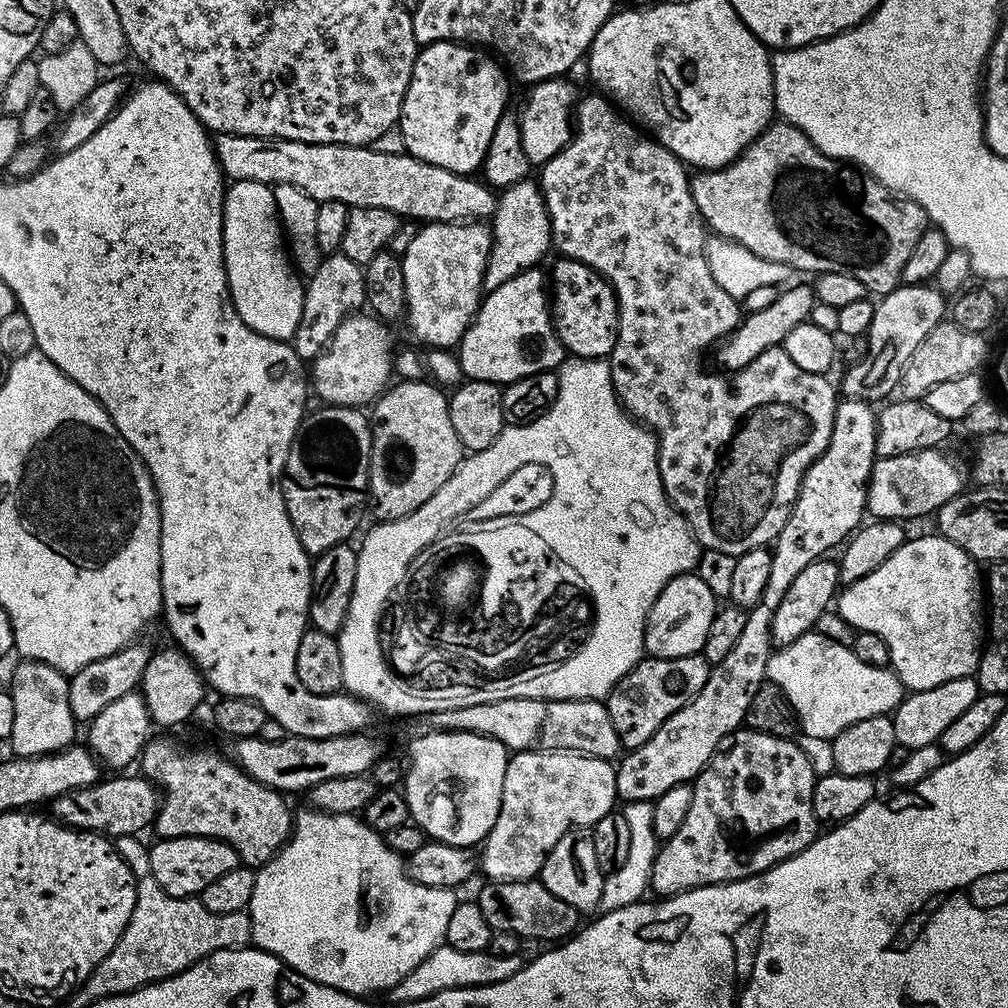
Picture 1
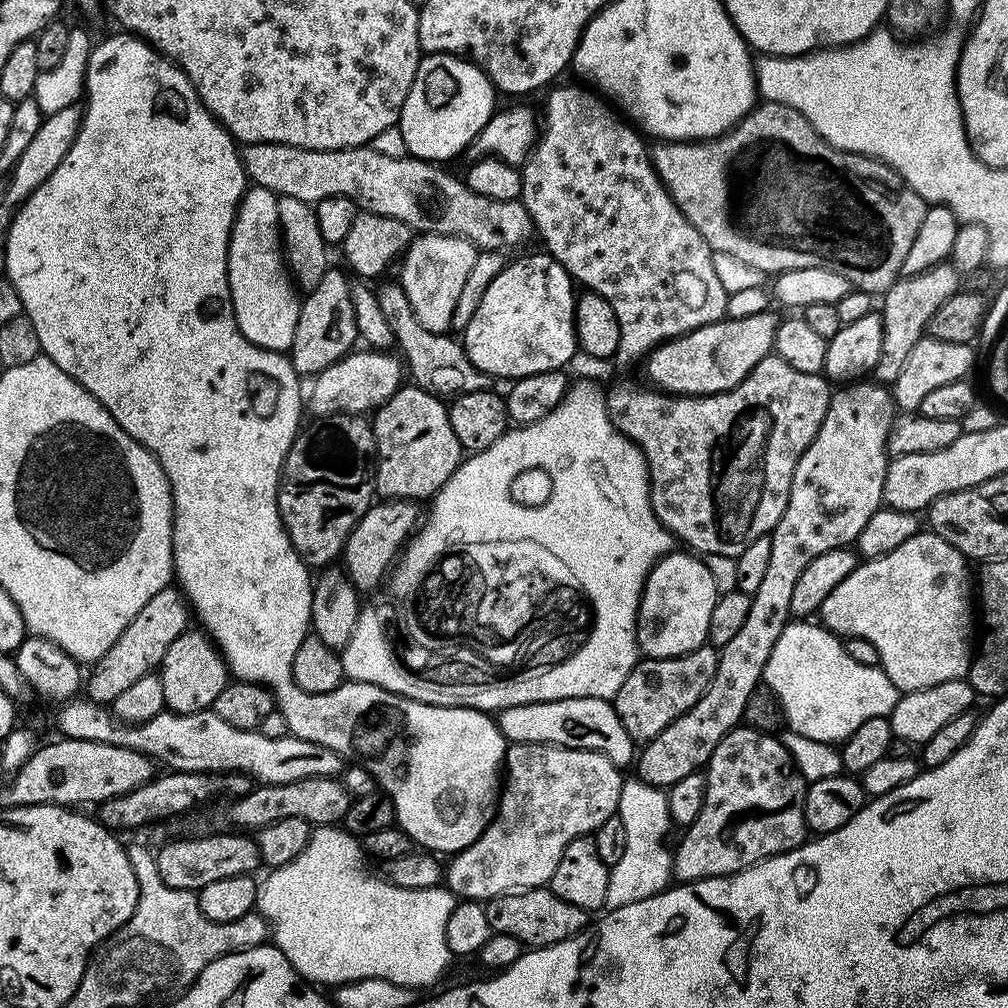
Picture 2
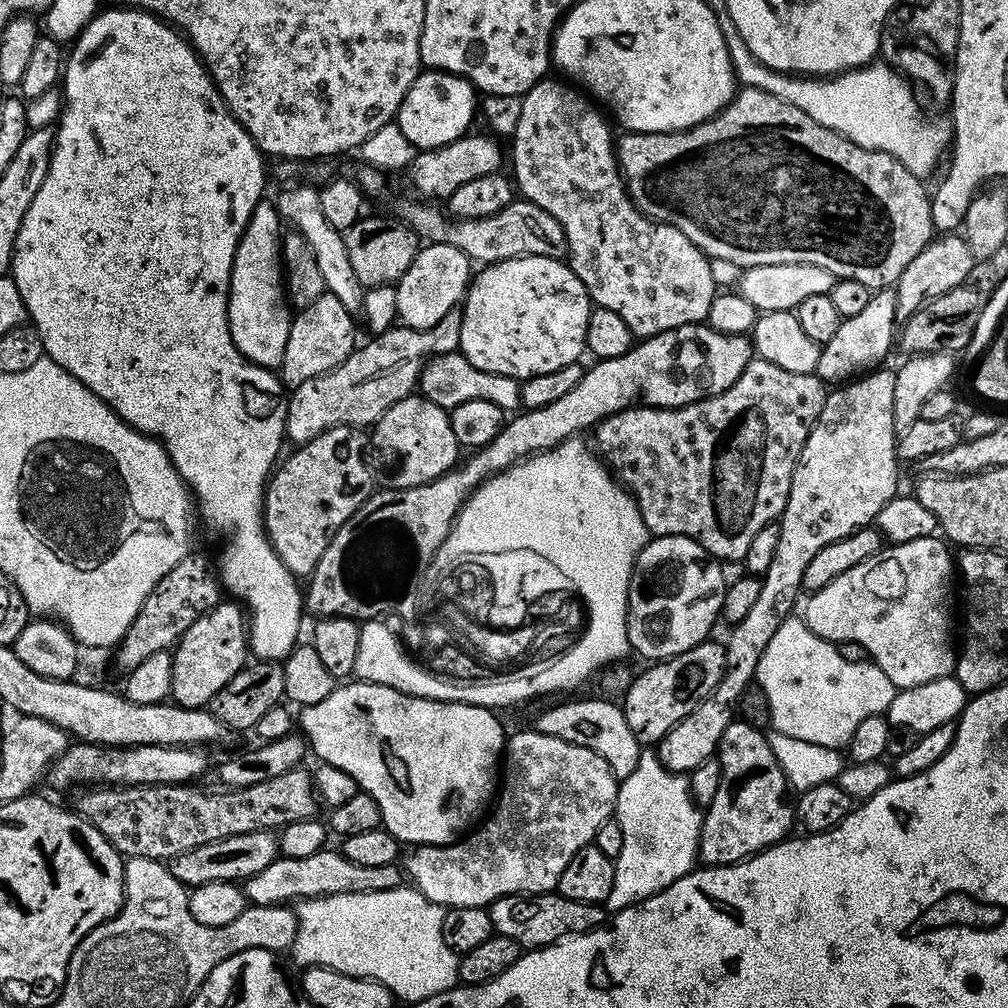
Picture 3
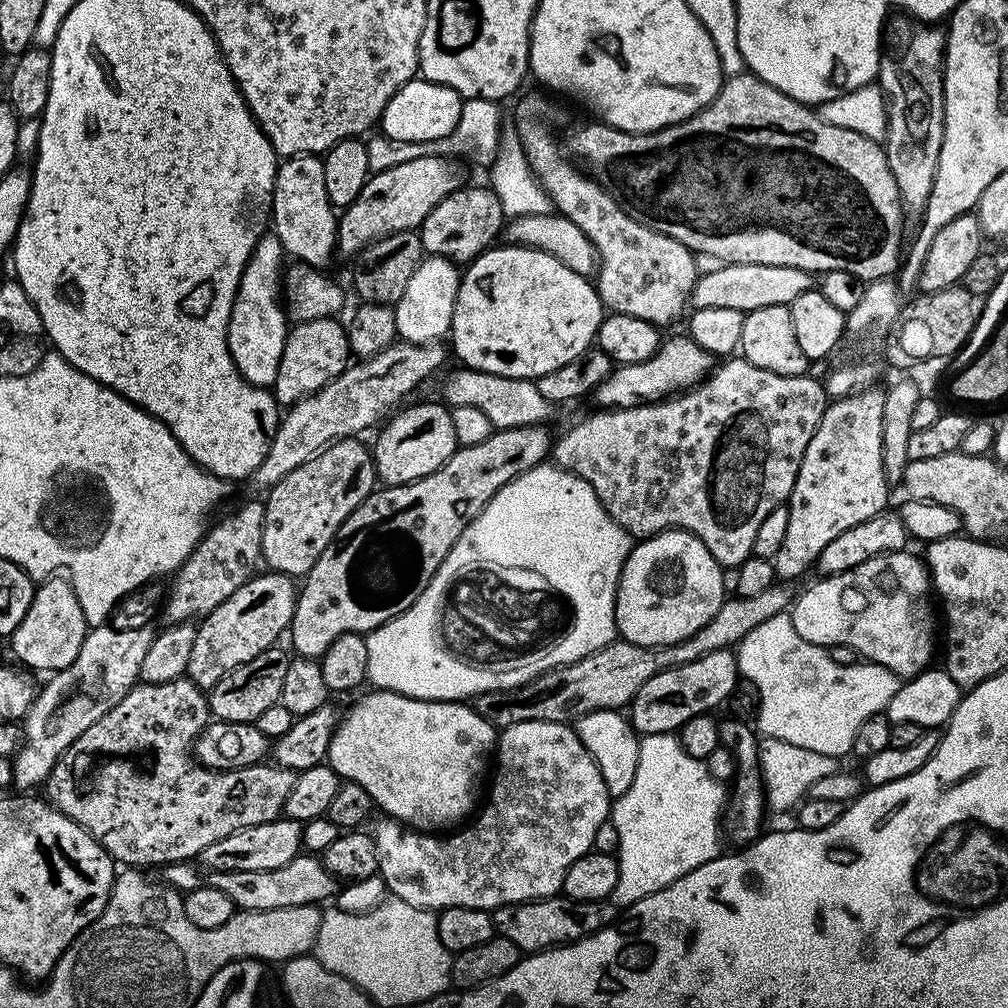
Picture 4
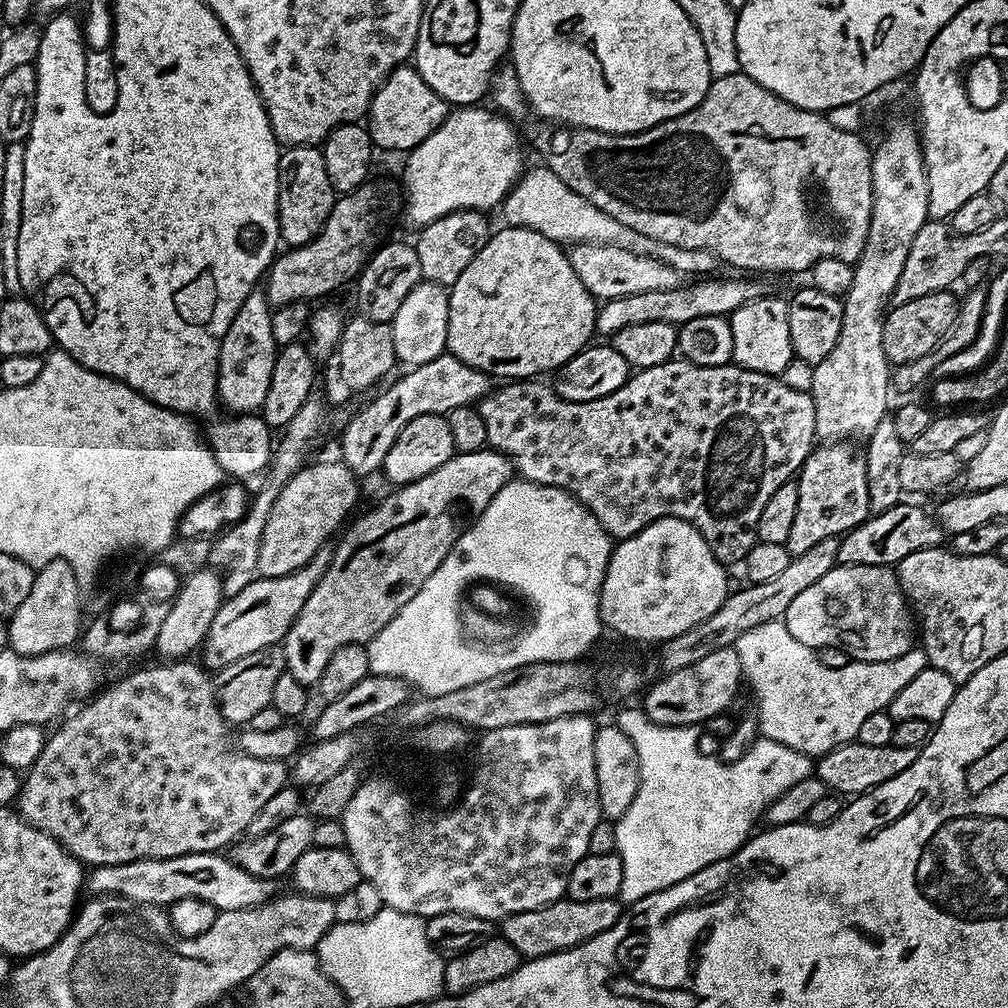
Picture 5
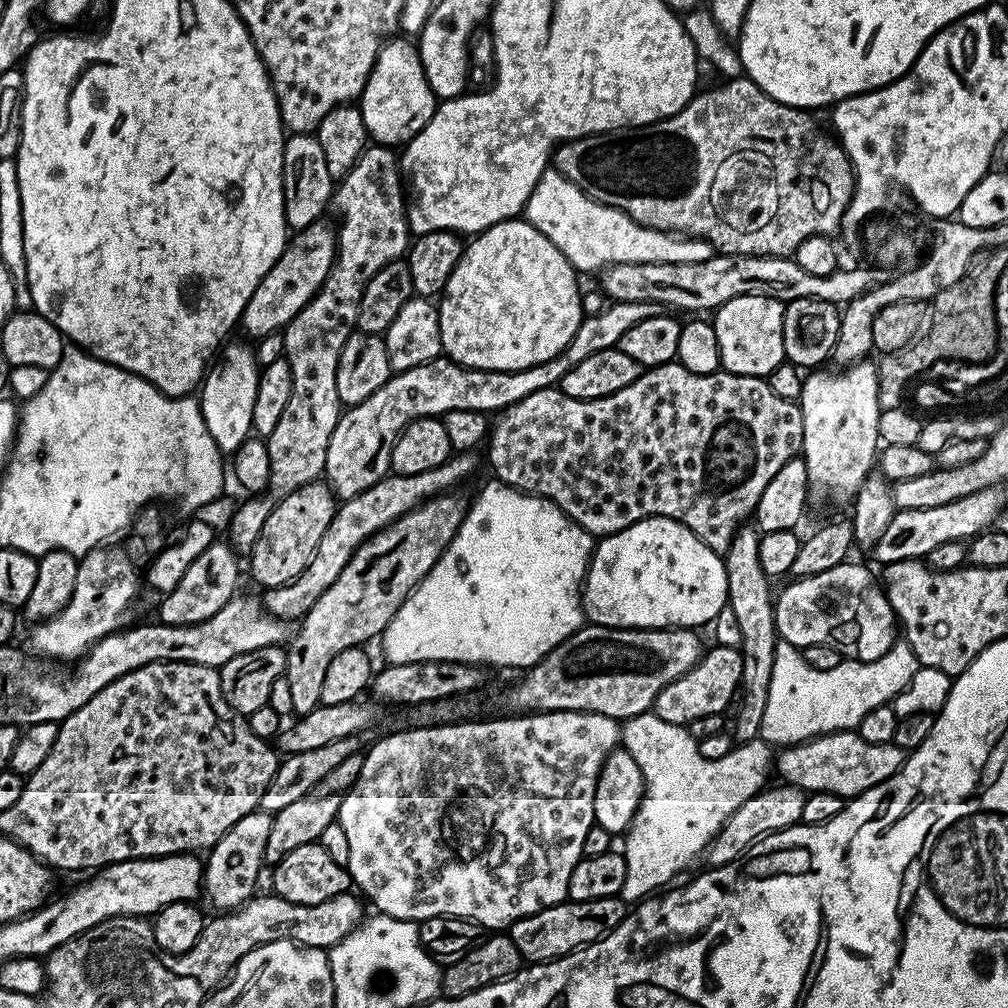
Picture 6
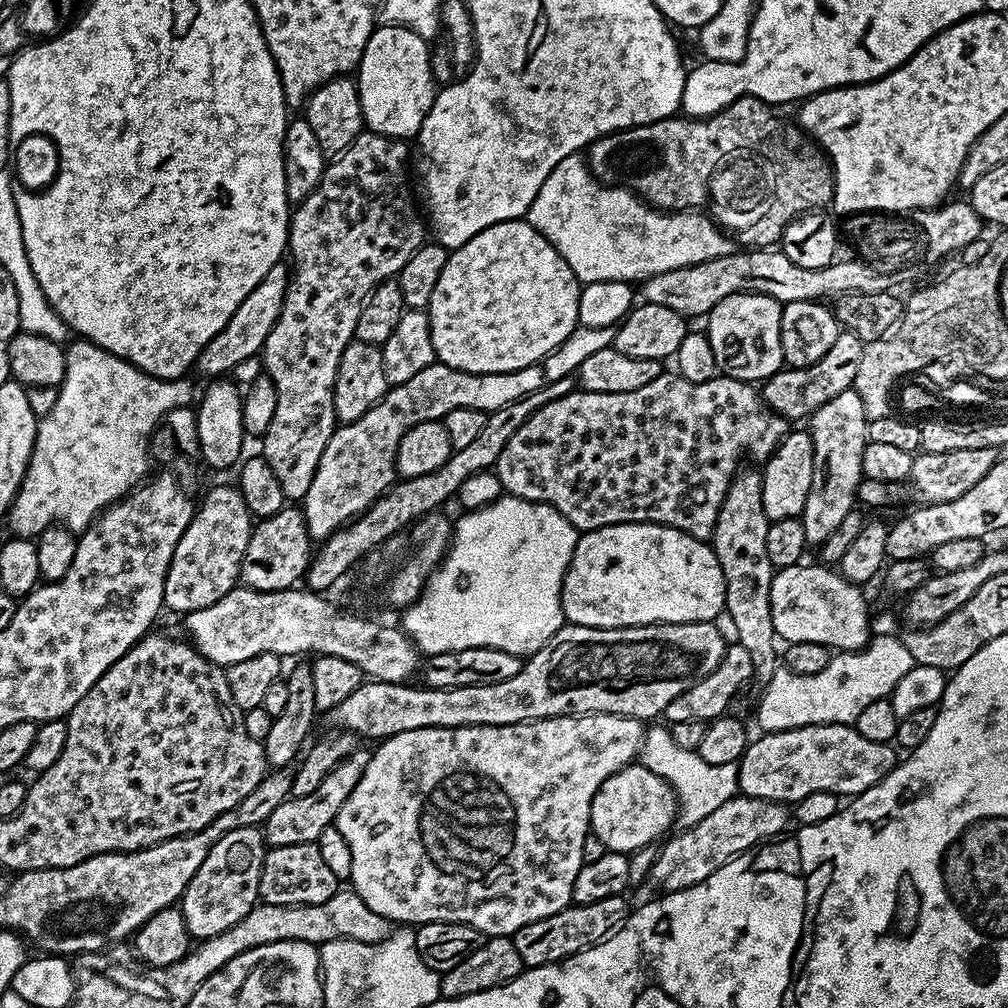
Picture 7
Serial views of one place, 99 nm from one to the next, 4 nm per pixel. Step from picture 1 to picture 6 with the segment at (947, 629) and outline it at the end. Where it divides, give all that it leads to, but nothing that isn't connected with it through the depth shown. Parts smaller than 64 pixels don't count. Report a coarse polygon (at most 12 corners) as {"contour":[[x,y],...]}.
{"contour":[[839,564],[779,589],[783,643],[874,662],[898,639],[870,569]]}

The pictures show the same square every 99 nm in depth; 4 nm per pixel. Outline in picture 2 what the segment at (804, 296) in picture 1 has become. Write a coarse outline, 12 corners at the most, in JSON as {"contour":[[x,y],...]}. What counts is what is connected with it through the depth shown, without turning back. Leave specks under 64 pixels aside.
{"contour":[[774,312],[715,320],[643,361],[673,396],[730,391],[773,355]]}

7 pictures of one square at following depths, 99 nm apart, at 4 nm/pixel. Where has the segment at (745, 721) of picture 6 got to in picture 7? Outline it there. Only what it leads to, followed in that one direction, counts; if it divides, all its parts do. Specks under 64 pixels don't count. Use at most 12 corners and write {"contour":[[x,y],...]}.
{"contour":[[737,471],[712,527],[724,611],[757,685],[774,678],[774,569],[761,473]]}

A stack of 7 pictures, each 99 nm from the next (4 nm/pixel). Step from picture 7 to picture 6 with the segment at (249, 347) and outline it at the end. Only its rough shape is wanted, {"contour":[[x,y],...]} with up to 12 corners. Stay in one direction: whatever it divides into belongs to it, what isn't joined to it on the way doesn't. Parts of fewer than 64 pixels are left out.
{"contour":[[335,227],[289,239],[239,322],[279,333],[312,301],[336,261]]}

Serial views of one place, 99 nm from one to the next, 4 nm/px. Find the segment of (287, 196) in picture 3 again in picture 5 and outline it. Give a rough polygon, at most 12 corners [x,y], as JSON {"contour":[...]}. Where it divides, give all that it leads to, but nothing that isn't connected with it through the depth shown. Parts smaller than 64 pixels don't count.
{"contour":[[315,145],[280,156],[280,239],[322,230],[337,192]]}

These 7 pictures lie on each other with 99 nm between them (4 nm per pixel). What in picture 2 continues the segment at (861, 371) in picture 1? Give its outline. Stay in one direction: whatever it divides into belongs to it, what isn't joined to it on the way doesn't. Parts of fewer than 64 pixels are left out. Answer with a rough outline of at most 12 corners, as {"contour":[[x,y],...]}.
{"contour":[[945,262],[883,293],[881,357],[890,386],[928,323],[962,288]]}

